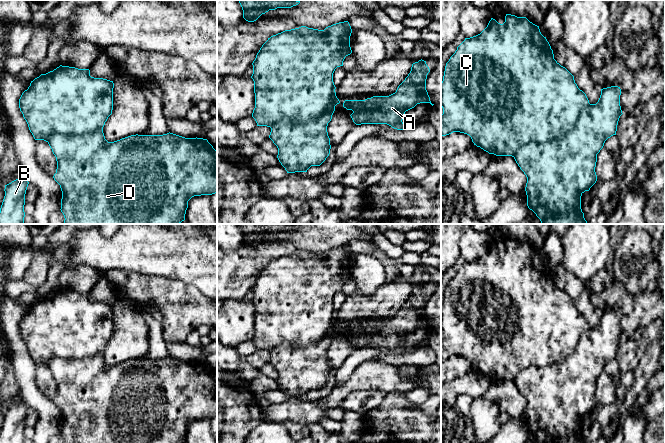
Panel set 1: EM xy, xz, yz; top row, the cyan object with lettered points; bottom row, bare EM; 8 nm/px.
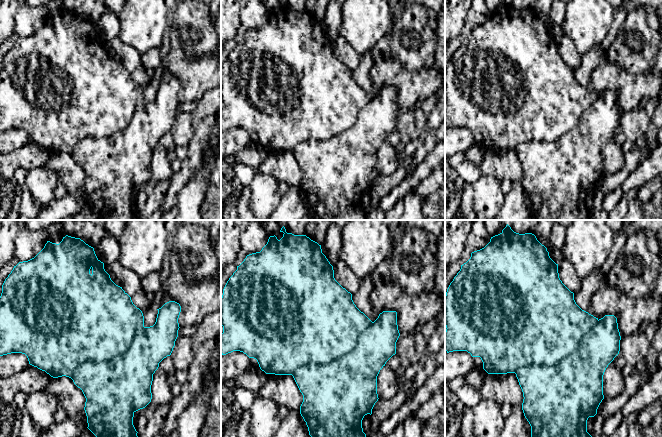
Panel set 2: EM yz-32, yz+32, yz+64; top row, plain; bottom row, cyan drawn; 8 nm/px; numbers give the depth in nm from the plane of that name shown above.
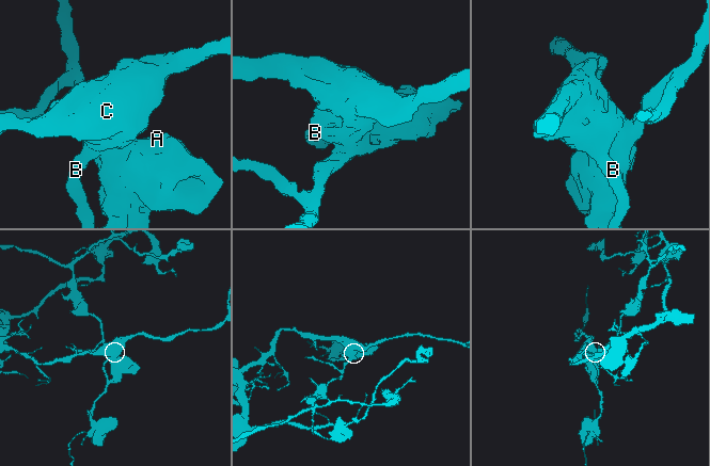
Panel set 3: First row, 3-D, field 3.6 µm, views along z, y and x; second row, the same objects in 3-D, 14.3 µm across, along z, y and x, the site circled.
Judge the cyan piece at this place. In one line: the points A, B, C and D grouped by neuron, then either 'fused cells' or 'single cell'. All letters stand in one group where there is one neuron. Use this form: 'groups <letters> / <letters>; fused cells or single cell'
groups A D / B C; fused cells

